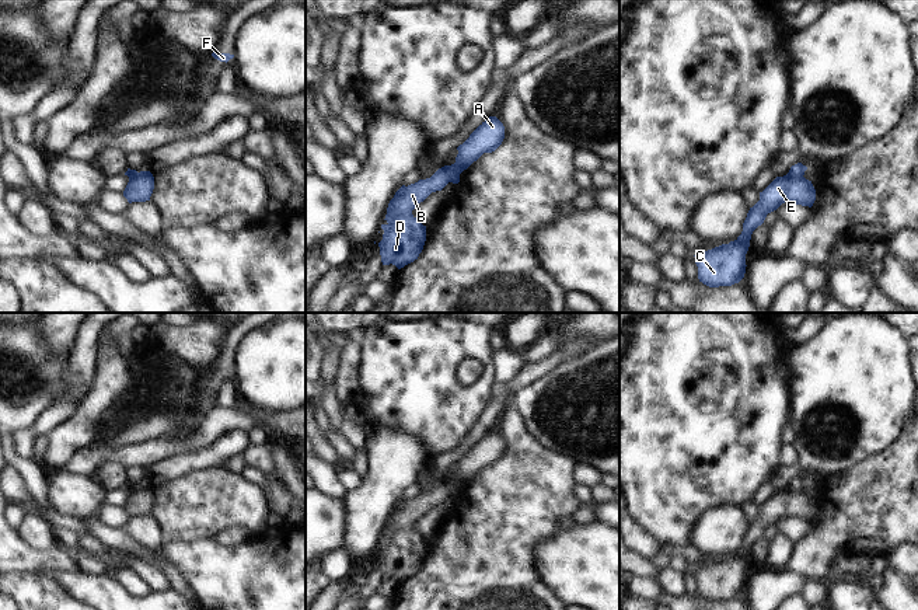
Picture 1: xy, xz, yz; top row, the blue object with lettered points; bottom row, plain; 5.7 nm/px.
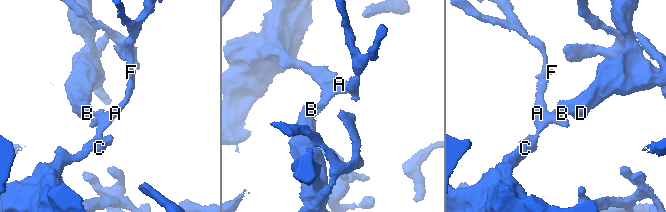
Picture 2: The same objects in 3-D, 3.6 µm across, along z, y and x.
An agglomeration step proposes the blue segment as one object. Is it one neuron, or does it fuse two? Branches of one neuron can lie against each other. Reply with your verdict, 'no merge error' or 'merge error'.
merge error

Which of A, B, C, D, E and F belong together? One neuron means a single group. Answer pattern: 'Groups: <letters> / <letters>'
Groups: A C E F / B D.

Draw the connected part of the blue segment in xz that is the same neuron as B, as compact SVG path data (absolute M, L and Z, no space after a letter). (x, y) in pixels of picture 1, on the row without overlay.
M439 482L430 492L419 494L408 501L402 499L390 515L385 529L383 554L378 557L383 579L395 579L398 583L418 574L426 555L423 540L412 524L432 506L441 505L451 496L451 484Z

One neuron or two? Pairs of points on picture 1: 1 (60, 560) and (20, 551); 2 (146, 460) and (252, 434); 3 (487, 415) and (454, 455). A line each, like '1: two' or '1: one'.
1: one
2: two
3: one

